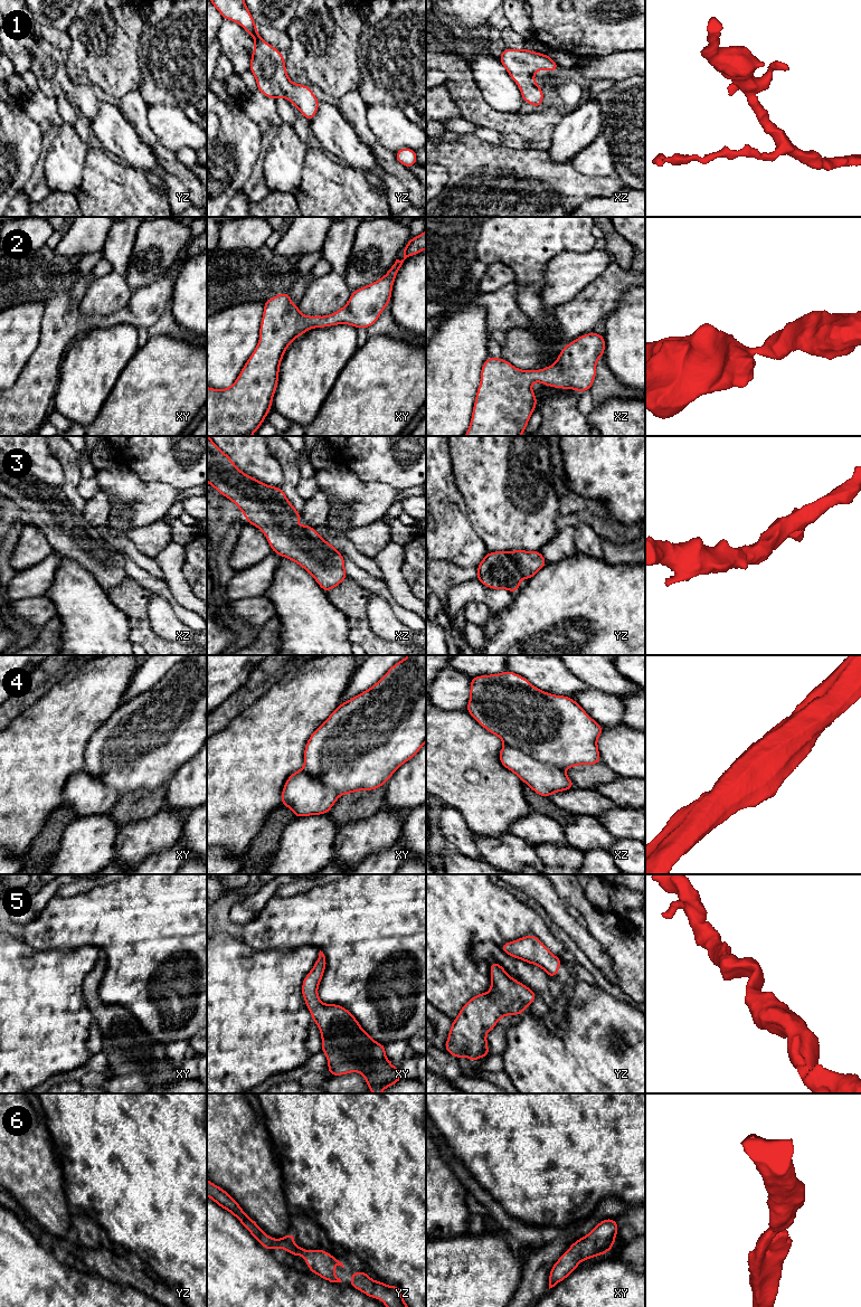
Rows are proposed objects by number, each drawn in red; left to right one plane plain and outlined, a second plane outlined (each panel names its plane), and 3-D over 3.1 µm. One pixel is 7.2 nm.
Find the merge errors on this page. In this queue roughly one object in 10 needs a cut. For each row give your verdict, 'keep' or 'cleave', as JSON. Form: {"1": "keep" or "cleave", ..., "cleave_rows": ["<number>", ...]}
{"1": "keep", "2": "keep", "3": "keep", "4": "cleave", "5": "keep", "6": "keep", "cleave_rows": ["4"]}

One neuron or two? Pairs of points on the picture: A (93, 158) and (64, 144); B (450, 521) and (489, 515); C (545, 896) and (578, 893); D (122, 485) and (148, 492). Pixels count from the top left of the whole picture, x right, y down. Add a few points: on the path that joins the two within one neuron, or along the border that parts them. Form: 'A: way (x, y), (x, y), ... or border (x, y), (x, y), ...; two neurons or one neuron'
A: border (91, 147), (86, 155), (84, 174), (81, 180); two neurons
B: border (461, 494), (469, 522), (483, 541); two neurons
C: border (552, 886), (566, 906); two neurons
D: way (129, 489), (141, 492); one neuron

